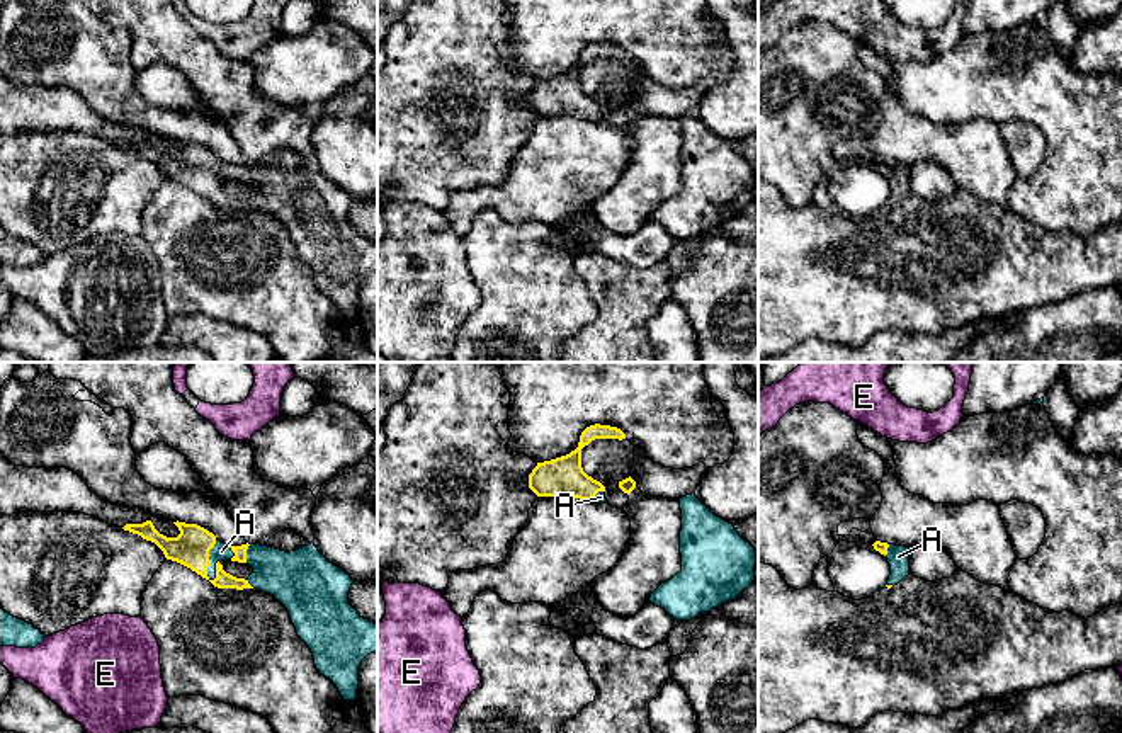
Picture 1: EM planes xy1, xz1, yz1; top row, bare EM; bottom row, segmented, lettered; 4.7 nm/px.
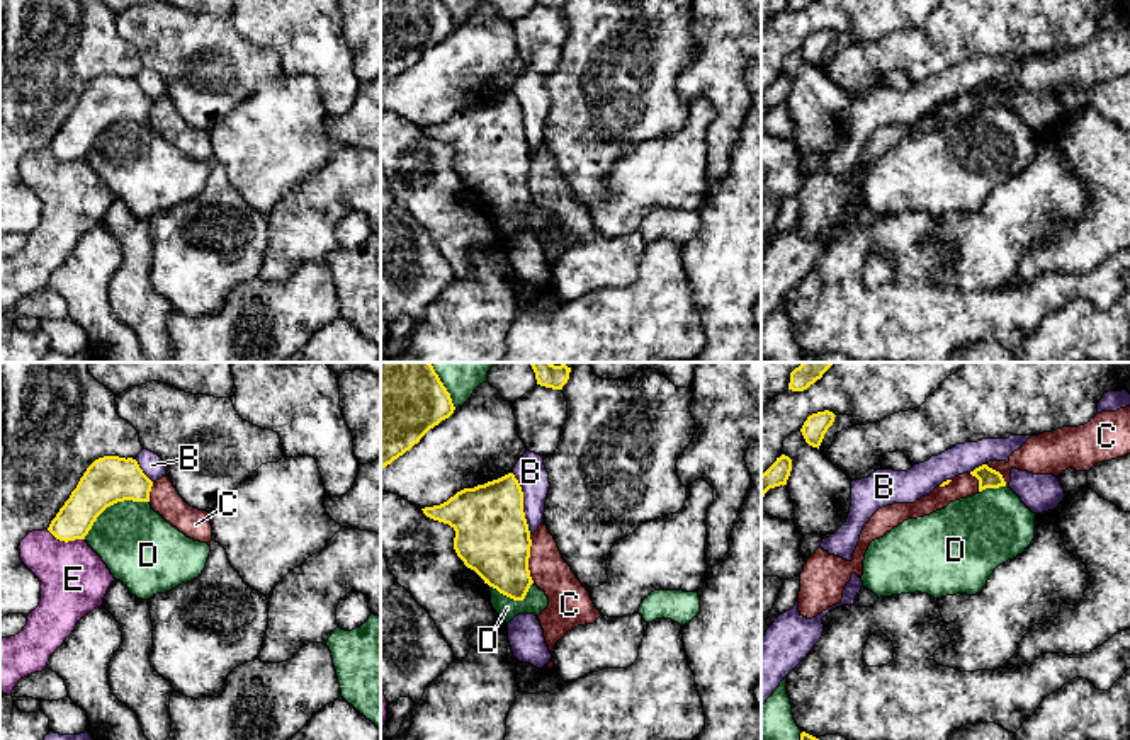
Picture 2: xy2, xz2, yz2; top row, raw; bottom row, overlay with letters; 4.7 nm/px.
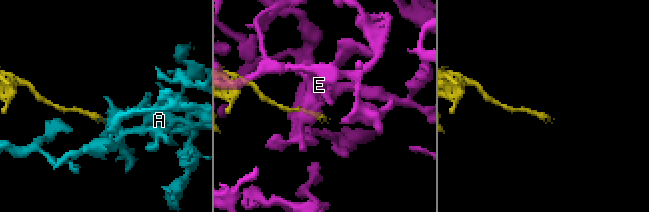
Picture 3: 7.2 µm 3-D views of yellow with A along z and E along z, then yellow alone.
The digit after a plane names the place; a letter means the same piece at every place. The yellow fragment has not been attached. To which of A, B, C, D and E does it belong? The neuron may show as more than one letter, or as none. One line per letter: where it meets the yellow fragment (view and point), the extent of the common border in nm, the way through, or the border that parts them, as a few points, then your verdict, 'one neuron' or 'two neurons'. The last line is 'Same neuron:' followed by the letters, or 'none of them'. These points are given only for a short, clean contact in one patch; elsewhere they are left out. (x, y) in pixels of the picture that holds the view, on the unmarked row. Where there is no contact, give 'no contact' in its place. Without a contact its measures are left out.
A: contact xy1 (209, 179); length 200 nm; way xy1 (191, 167), (198, 167), (209, 179), (221, 170); one neuron
B: contact xz2 (522, 123); length 300 nm; two neurons
C: contact xz2 (529, 176); length 240 nm; two neurons
D: contact xy2 (112, 123); length 360 nm; two neurons
E: contact xy2 (65, 160); length 190 nm; two neurons
Same neuron: A

